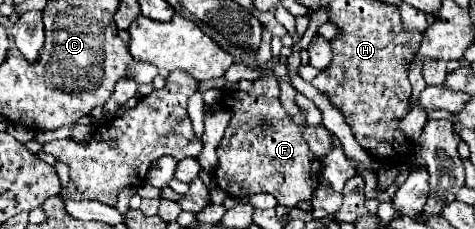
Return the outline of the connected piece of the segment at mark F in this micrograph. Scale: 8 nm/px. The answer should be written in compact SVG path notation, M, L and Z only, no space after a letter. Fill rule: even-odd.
M275 76L259 78L253 82L249 92L227 92L221 100L235 114L217 146L219 166L215 170L215 182L227 194L235 198L245 198L257 192L267 192L277 198L281 206L293 208L299 202L311 200L313 192L321 180L321 160L309 150L301 128L295 126L279 100L279 84ZM261 120L271 122L261 136Z

